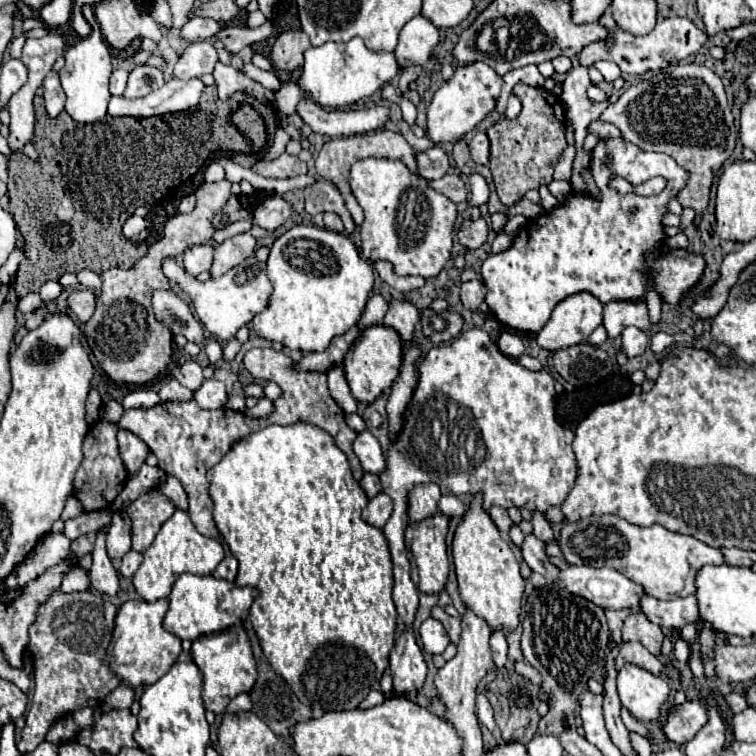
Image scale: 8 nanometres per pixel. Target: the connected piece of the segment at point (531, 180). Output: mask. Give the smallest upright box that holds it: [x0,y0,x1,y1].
[488,84,566,206]

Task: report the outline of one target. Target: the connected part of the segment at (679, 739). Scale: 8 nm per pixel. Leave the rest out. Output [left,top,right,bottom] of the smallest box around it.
[662,698,708,744]

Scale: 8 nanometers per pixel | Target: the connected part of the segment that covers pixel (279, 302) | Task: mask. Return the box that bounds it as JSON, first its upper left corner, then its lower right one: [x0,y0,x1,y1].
[254,224,374,352]

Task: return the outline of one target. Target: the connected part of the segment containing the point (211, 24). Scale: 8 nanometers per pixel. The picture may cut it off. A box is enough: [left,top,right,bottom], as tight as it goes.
[182,18,218,40]

